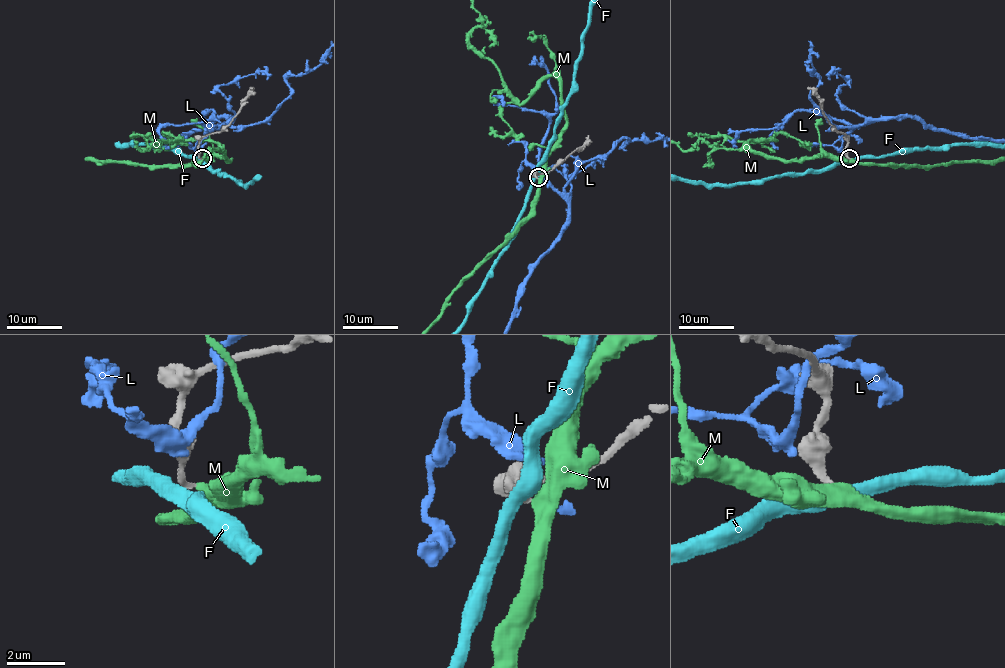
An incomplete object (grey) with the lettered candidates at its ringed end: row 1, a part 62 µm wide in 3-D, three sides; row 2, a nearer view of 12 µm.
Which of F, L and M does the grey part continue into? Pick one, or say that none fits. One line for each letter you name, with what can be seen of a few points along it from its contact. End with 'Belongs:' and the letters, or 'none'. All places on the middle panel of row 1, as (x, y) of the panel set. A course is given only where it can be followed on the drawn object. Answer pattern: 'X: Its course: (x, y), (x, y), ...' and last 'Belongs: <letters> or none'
M: Its course: (537, 177), (565, 124), (561, 82), (546, 77), (519, 103), (469, 42), (483, 24), (473, 3)
Belongs: M

